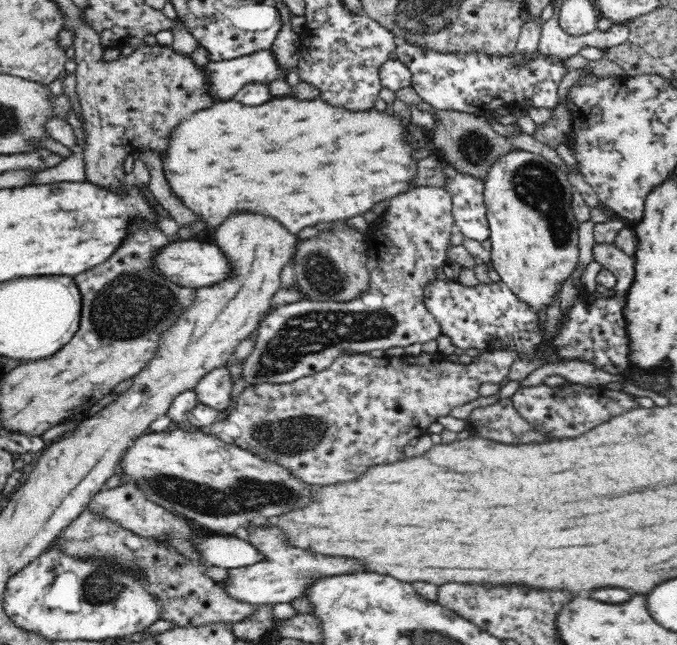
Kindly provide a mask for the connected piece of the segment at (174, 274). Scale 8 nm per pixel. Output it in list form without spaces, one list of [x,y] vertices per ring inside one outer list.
[[[194,240],[172,242],[166,248],[158,250],[154,256],[154,268],[174,284],[184,288],[202,288],[218,284],[218,281],[224,280],[230,274],[228,259],[218,250],[218,246]]]

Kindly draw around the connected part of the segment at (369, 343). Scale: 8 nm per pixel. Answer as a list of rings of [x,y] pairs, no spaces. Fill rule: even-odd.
[[[421,186],[414,187],[408,192],[403,192],[394,196],[392,200],[389,200],[387,206],[387,213],[385,217],[377,223],[377,227],[374,232],[366,232],[366,241],[368,242],[368,248],[375,250],[370,252],[367,256],[366,266],[370,273],[370,284],[369,289],[363,292],[355,300],[346,303],[336,303],[333,301],[319,302],[310,301],[308,298],[304,298],[302,302],[294,302],[293,304],[280,305],[273,308],[271,312],[268,312],[266,316],[261,320],[256,333],[254,334],[254,348],[252,352],[244,359],[242,372],[240,378],[245,382],[245,386],[270,383],[270,384],[288,384],[294,382],[294,380],[301,379],[305,376],[316,374],[326,370],[339,356],[342,355],[353,355],[353,354],[364,354],[372,352],[372,350],[388,350],[388,348],[396,348],[396,346],[410,346],[410,344],[424,344],[428,340],[436,340],[438,336],[442,334],[442,329],[438,326],[438,321],[434,319],[434,316],[430,315],[428,309],[426,309],[424,301],[424,288],[430,280],[436,280],[436,268],[444,266],[449,259],[446,257],[446,250],[450,248],[450,242],[452,241],[454,234],[457,232],[456,226],[454,226],[454,219],[452,218],[452,196],[444,189],[444,187],[432,187],[432,186]]]

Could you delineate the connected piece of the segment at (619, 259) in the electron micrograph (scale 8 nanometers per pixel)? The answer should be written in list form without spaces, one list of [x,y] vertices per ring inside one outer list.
[[[598,244],[593,246],[593,254],[598,264],[603,265],[617,278],[614,292],[629,292],[634,282],[635,257],[630,257],[610,244]]]

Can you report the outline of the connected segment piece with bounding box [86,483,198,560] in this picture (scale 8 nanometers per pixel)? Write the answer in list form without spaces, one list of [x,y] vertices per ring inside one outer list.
[[[122,483],[112,489],[103,488],[98,494],[92,495],[88,501],[86,512],[91,512],[95,518],[106,518],[113,524],[148,539],[168,537],[172,541],[172,545],[179,550],[180,555],[191,560],[198,558],[198,551],[189,542],[193,536],[192,528],[187,526],[184,518],[154,505],[154,502],[148,500],[134,483]]]

